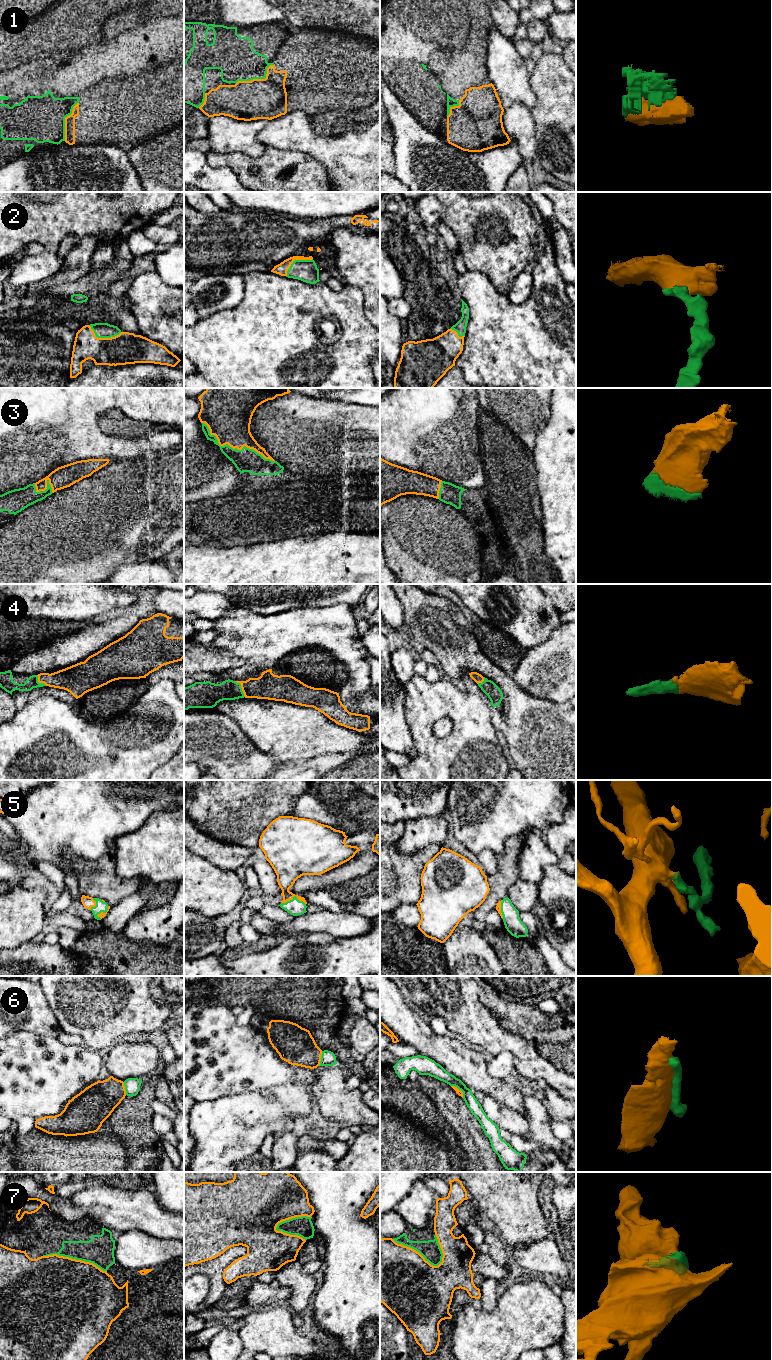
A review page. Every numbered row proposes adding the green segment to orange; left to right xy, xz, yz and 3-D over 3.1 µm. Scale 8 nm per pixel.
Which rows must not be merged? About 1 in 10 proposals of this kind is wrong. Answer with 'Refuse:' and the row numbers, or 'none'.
Refuse: 6, 7

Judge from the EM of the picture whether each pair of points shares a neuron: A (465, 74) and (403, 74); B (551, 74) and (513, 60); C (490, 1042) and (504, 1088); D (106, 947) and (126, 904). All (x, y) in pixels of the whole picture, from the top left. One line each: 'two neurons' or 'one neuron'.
A: one neuron
B: two neurons
C: two neurons
D: two neurons

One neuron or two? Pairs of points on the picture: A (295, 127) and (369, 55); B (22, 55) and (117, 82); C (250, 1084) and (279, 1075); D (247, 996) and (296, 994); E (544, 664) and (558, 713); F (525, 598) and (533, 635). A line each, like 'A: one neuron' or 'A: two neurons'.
A: two neurons
B: one neuron
C: one neuron
D: one neuron
E: two neurons
F: one neuron

